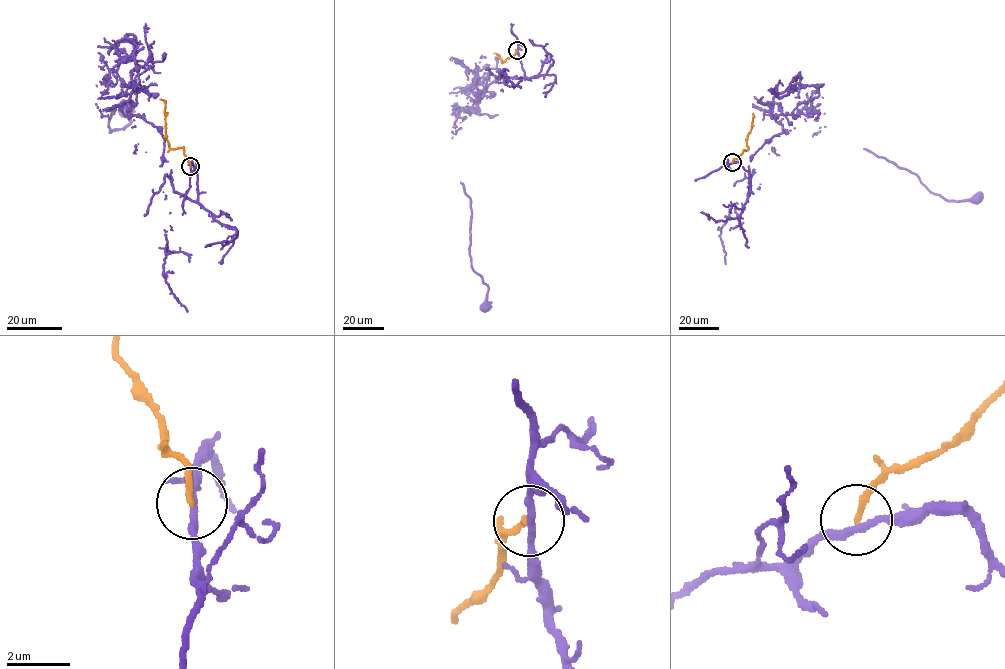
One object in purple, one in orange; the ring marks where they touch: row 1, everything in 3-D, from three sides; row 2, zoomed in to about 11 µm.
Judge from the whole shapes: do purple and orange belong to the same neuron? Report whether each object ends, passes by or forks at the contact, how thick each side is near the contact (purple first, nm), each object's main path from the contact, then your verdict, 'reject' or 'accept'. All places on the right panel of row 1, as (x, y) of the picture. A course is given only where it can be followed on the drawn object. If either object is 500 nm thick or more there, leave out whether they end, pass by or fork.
purple passes by; orange ends; calibres 220 and 180 nm; course purple (732, 163), (748, 195), (752, 157), (787, 130), (770, 107), (809, 99), (930, 191), (978, 197); course orange (732, 162), (748, 148), (746, 139), (753, 113); reject

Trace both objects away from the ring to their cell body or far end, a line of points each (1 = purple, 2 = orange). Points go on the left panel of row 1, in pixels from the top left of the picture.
1: (190, 167), (196, 201), (127, 114), (143, 87), (110, 69), (109, 131), (124, 108)
2: (190, 166), (183, 148), (172, 149), (169, 146), (165, 134), (165, 102), (159, 99)

